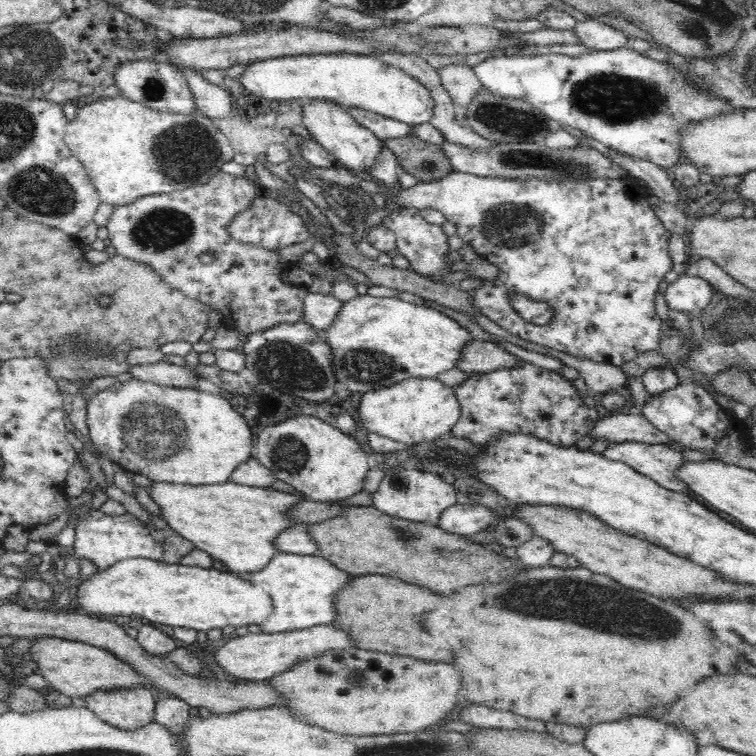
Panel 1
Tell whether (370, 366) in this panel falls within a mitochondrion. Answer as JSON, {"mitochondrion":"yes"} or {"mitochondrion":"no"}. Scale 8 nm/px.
{"mitochondrion":"yes"}

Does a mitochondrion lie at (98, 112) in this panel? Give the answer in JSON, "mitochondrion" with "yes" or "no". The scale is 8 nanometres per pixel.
{"mitochondrion":"no"}

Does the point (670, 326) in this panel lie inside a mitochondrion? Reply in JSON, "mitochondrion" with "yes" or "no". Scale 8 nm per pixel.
{"mitochondrion":"no"}

